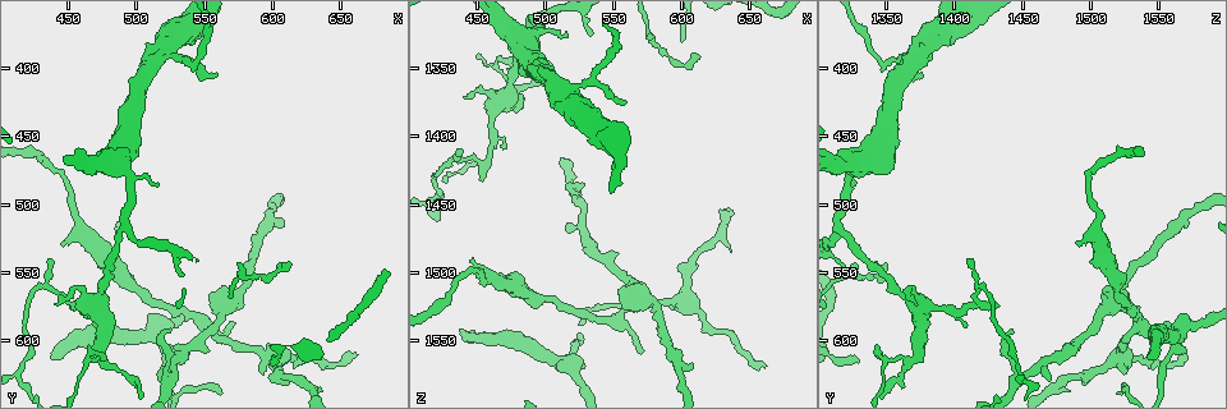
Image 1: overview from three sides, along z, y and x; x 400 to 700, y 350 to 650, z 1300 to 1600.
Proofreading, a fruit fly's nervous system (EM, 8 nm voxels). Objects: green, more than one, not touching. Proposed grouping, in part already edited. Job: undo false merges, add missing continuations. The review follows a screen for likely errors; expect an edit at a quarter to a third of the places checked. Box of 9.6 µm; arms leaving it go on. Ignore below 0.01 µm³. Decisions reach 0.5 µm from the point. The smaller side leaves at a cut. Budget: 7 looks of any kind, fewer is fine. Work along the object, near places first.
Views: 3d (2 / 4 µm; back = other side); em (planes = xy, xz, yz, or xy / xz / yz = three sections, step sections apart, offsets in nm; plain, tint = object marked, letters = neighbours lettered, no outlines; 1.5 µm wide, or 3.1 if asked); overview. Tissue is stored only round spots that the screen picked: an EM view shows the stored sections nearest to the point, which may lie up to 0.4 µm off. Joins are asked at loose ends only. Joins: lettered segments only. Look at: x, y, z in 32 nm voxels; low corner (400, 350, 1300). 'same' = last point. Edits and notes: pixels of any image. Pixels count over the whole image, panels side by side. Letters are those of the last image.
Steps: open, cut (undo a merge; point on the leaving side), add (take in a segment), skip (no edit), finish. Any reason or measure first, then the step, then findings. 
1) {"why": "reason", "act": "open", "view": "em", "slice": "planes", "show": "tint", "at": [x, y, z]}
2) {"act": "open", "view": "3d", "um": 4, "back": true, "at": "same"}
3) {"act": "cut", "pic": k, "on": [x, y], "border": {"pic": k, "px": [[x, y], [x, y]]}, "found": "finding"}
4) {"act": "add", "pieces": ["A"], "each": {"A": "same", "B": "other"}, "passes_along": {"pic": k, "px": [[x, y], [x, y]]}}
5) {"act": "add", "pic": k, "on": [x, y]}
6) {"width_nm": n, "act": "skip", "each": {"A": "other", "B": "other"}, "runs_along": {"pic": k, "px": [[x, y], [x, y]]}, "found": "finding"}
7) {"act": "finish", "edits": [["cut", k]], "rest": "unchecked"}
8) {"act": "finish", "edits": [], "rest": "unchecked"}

{"why": "thin end", "act": "open", "view": "em", "slice": "planes", "show": "letters", "at": [536, 552, 1326]}

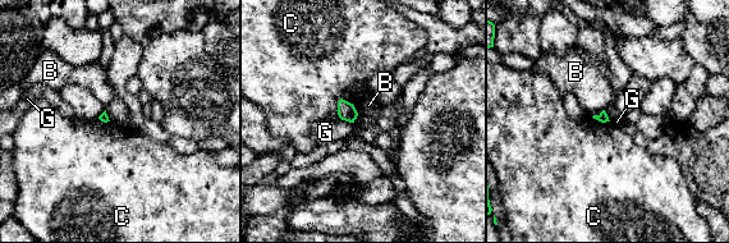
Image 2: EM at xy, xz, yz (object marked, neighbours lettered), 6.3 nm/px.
{"act": "skip", "each": {"B": "other", "C": "other", "G": "other"}, "found": "no lettered segment goes on from it"}

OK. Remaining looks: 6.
{"why": "abrupt turn", "act": "open", "view": "3d", "um": 2, "at": [458, 574, 1414]}

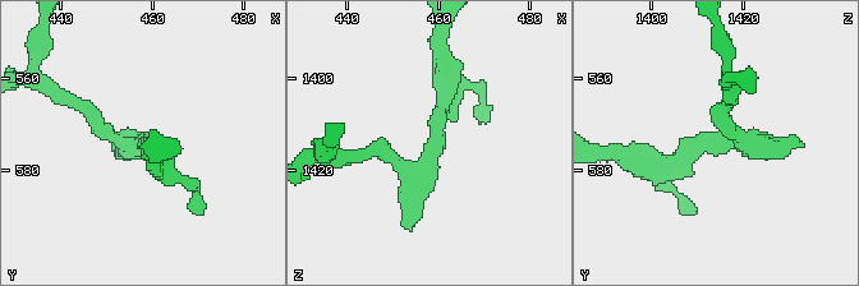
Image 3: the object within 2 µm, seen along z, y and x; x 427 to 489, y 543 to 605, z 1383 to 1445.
{"why": "now the EM", "act": "open", "view": "em", "slice": "planes", "show": "letters", "at": [459, 574, 1414]}

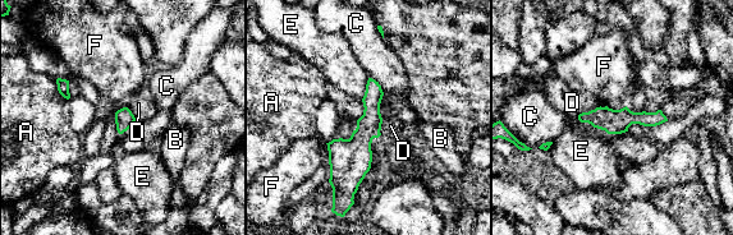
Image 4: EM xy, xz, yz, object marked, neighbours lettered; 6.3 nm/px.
{"longest_contact_nm": ["E", 190], "act": "skip", "each": {"A": "other", "B": "other", "C": "other", "D": "other", "E": "other", "F": "other"}, "runs_along": {"pic": 4, "px": [[371, 82], [349, 194]]}, "found": "all the same neuron"}

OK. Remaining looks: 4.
{"why": "an open end", "act": "open", "view": "3d", "um": 4, "at": [436, 612, 1540]}

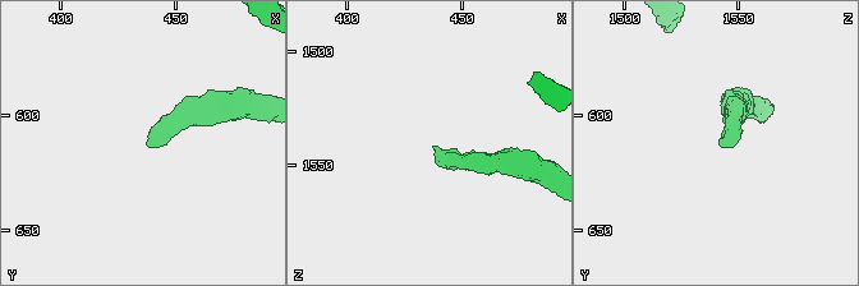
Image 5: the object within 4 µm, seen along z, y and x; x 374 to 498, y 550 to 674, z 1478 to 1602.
{"why": "need the tissue", "act": "open", "view": "em", "slice": "planes", "show": "plain", "at": [438, 611, 1541]}

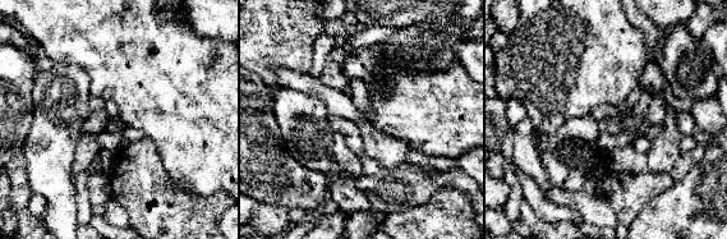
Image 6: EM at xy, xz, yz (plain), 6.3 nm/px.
{"act": "open", "view": "em", "slice": "planes", "show": "letters", "at": "same"}

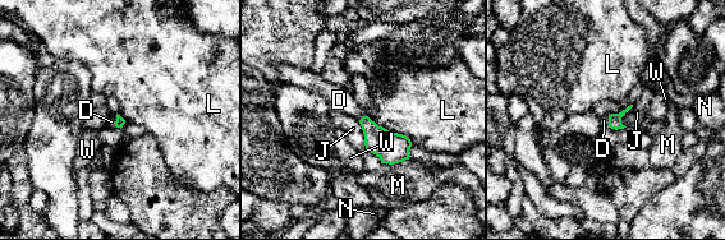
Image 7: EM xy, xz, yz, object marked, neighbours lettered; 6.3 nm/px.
{"act": "add", "pieces": ["D"], "each": {"D": "same", "J": "other", "L": "other", "M": "other", "N": "other", "W": "other"}, "passes_along": {"pic": 7, "px": [[389, 146], [362, 118], [339, 100]]}, "found": "the neuron continues"}

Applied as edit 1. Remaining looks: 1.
{"act": "finish", "edits": [["add", 7]], "rest": "unchecked"}

